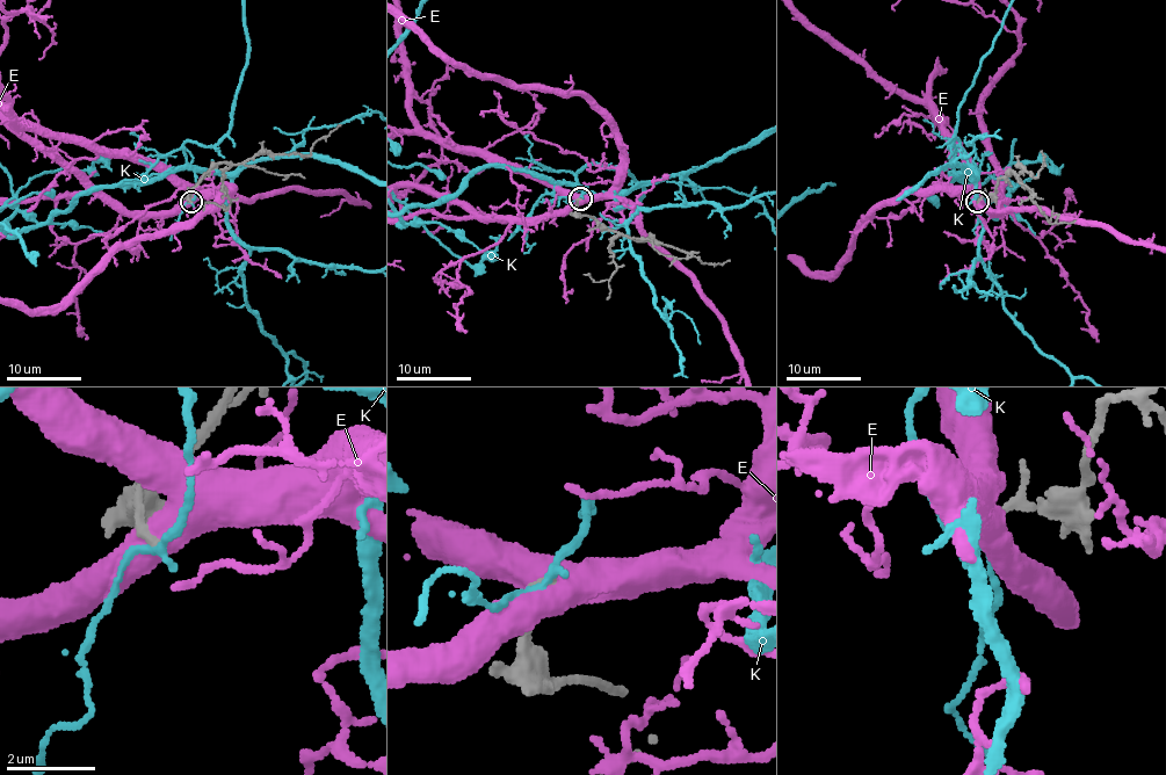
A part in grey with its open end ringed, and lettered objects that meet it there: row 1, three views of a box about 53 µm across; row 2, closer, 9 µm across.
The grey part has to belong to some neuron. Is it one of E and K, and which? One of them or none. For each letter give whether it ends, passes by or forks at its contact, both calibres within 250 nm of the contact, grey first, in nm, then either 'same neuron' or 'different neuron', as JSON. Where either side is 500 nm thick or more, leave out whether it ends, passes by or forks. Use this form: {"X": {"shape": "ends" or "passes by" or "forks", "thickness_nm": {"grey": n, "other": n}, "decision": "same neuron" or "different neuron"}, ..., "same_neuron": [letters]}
{"E": {"thickness_nm": {"grey": 150, "other": 600}, "decision": "different neuron"}, "K": {"shape": "passes by", "thickness_nm": {"grey": 180, "other": 160}, "decision": "different neuron"}, "same_neuron": []}

